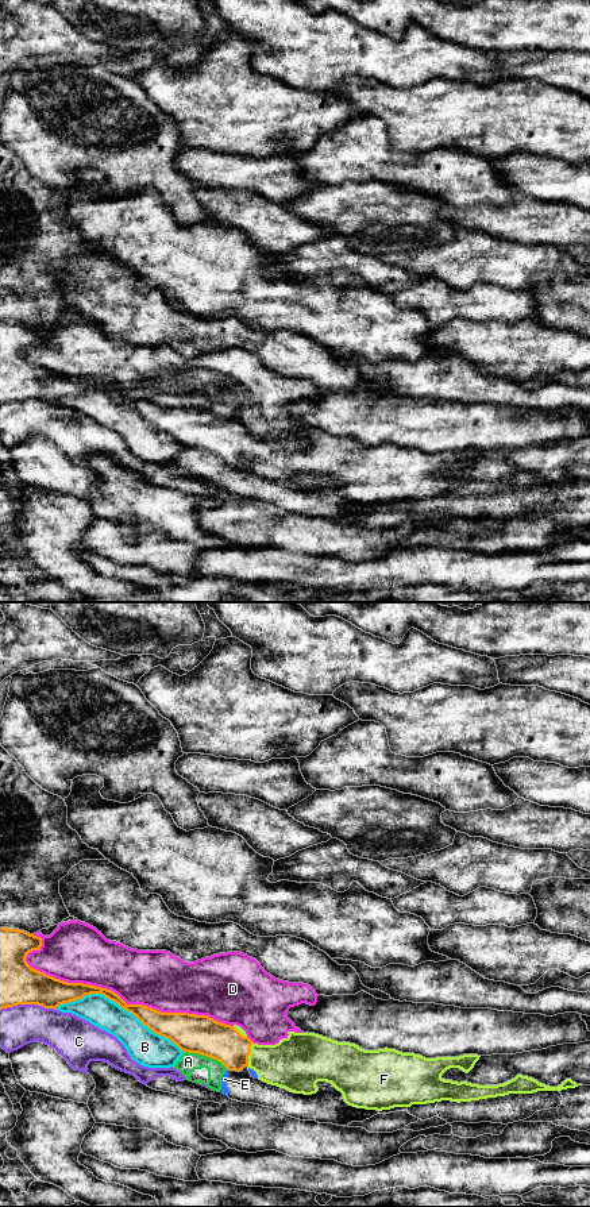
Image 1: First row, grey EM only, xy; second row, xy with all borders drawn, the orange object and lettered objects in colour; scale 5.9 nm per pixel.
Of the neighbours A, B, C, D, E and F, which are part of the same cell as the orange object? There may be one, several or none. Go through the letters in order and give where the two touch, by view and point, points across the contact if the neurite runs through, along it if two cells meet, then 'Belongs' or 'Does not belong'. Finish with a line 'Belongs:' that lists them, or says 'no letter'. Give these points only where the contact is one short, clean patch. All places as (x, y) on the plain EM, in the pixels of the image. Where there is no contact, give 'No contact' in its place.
A: Touches orange at xy (205, 450). Does not belong
B: Touches orange at xy (119, 400). Does not belong
C: Touches orange at xy (27, 398). Does not belong
D: Touches orange at xy (110, 385). Does not belong
E: No contact. Does not belong
F: Touches orange at xy (249, 450). Path across: xy (223, 438), (235, 446), (249, 450), (273, 459), (289, 459). Belongs
Belongs: F

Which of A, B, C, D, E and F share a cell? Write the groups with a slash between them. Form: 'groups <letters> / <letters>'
groups A E / B / C / D / F

